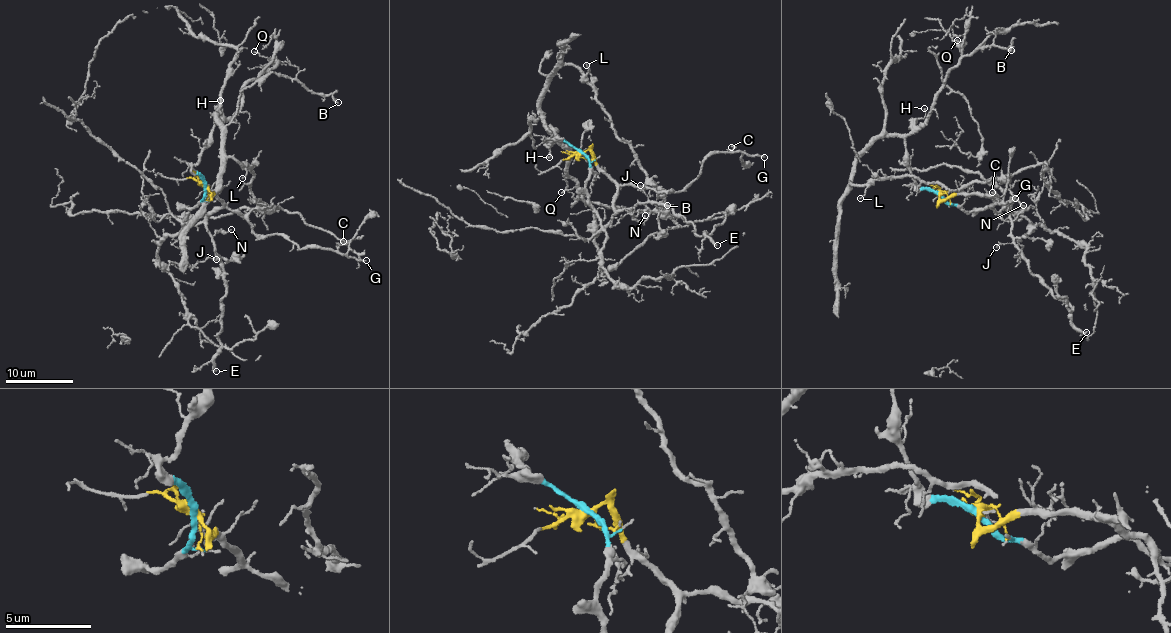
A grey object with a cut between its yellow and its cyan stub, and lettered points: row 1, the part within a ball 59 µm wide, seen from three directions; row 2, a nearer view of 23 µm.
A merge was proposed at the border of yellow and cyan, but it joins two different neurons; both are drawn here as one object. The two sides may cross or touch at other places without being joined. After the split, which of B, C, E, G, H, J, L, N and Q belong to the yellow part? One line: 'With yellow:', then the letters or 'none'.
With yellow: C, E, G, J, N

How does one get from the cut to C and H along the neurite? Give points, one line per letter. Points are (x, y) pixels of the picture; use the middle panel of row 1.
C: (581, 152), (620, 184), (666, 192), (680, 190), (699, 176), (702, 162), (715, 152), (730, 153), (730, 146)
H: (581, 152), (556, 140), (558, 137), (555, 132), (550, 134), (554, 139), (548, 149), (549, 157)

